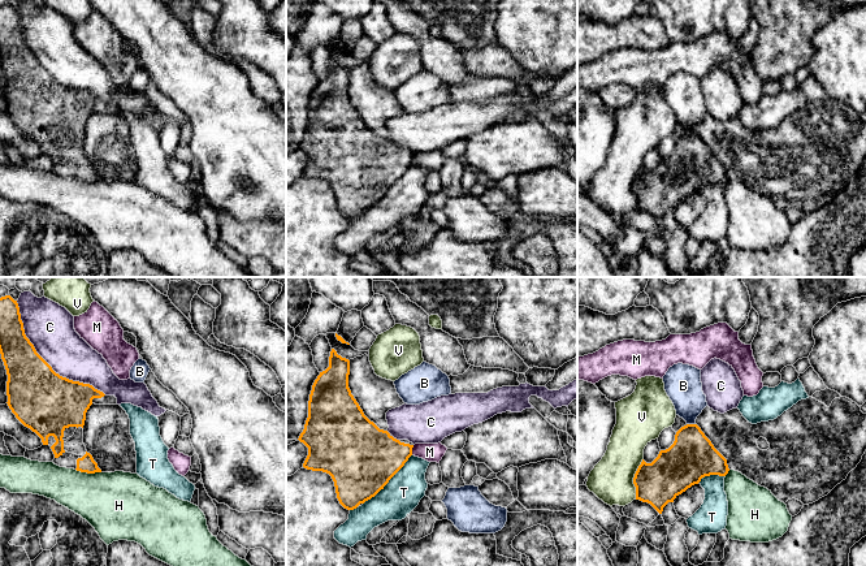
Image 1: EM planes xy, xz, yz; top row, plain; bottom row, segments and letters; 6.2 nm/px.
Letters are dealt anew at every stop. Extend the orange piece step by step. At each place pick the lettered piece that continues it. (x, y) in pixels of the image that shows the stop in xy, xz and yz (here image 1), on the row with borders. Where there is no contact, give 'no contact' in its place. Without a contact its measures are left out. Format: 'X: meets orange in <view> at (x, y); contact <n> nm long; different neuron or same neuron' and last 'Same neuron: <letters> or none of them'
B: meets orange in yz at (691, 424); contact 60 nm long; different neuron
C: meets orange in xy at (46, 362); contact 800 nm long; different neuron
H: meets orange in xy at (89, 472); contact 160 nm long; different neuron
M: meets orange in xz at (411, 450); contact 70 nm long; different neuron
T: meets orange in xz at (389, 479); contact 440 nm long; different neuron
V: meets orange in yz at (633, 479); contact 260 nm long; different neuron
Same neuron: none of them

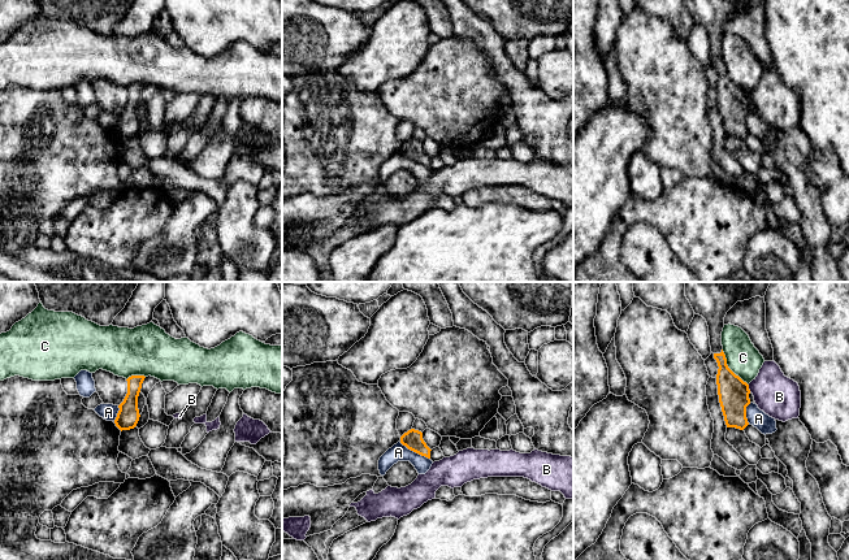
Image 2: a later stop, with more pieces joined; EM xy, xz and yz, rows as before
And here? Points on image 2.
A: meets orange in xz at (415, 451); contact 220 nm long; different neuron
B: meets orange in yz at (748, 389); contact 50 nm long; different neuron
C: meets orange in yz at (728, 368); contact 280 nm long; different neuron
Same neuron: none of them

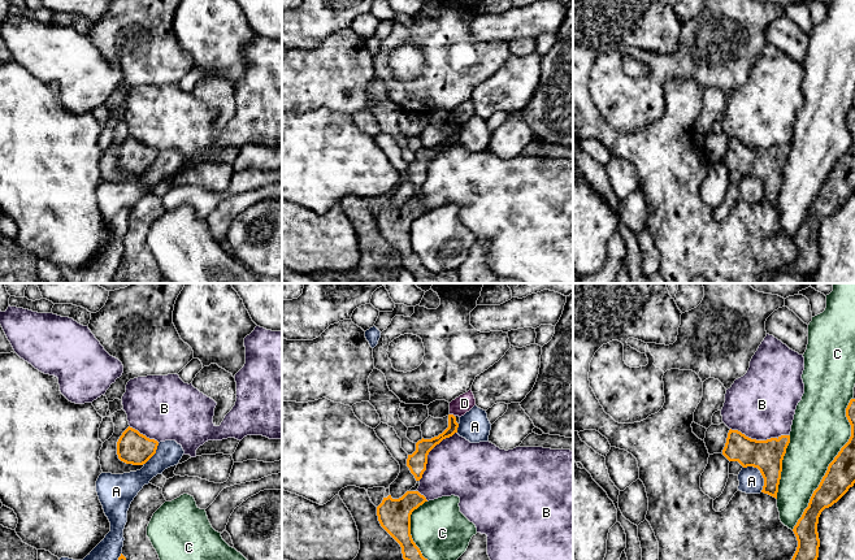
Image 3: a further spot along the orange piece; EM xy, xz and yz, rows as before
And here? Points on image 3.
A: meets orange in yz at (760, 472); contact 200 nm long; different neuron
B: meets orange in yz at (759, 441); contact 360 nm long; different neuron
C: meets orange in yz at (829, 464); contact 900 nm long; different neuron
D: meets orange in xz at (452, 415); contact 40 nm long; different neuron
Same neuron: none of them

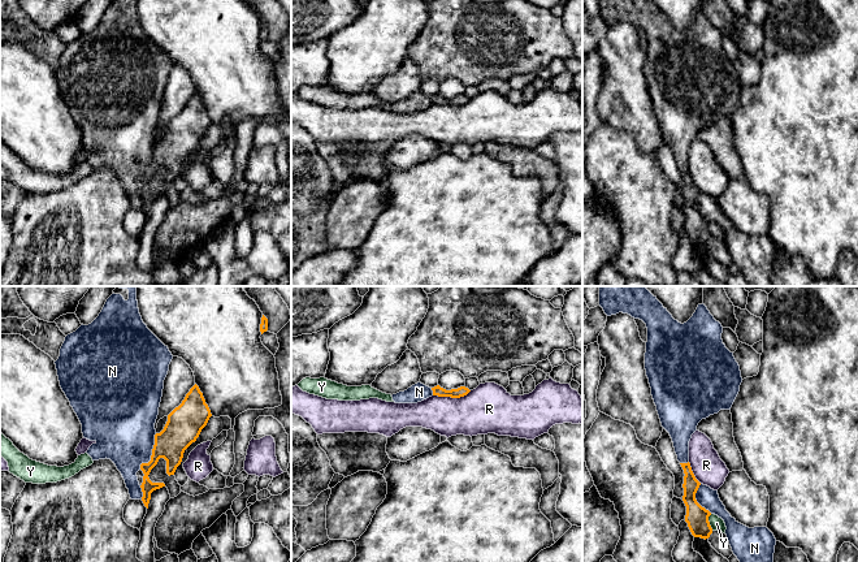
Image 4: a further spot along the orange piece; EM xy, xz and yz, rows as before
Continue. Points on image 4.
N: meets orange in xy at (152, 453); contact 240 nm long; different neuron
R: meets orange in xz at (451, 397); contact 240 nm long; different neuron
Y: meets orange in yz at (709, 522); contact 110 nm long; different neuron
Same neuron: none of them

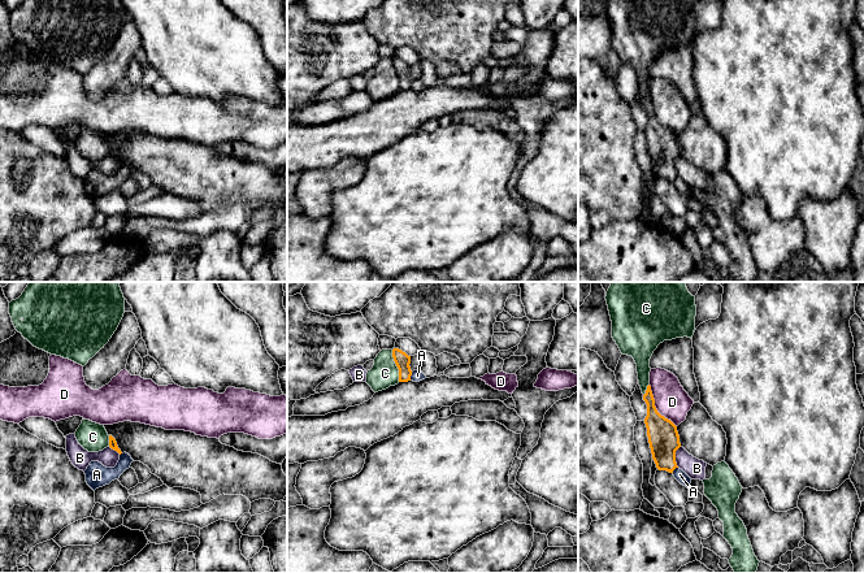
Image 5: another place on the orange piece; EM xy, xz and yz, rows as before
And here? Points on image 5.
A: meets orange in xz at (411, 374); contact 60 nm long; same neuron
B: meets orange in yz at (674, 456); contact 140 nm long; different neuron
C: meets orange in xz at (396, 365); contact 200 nm long; different neuron
D: meets orange in yz at (655, 407); contact 320 nm long; different neuron
Same neuron: A

